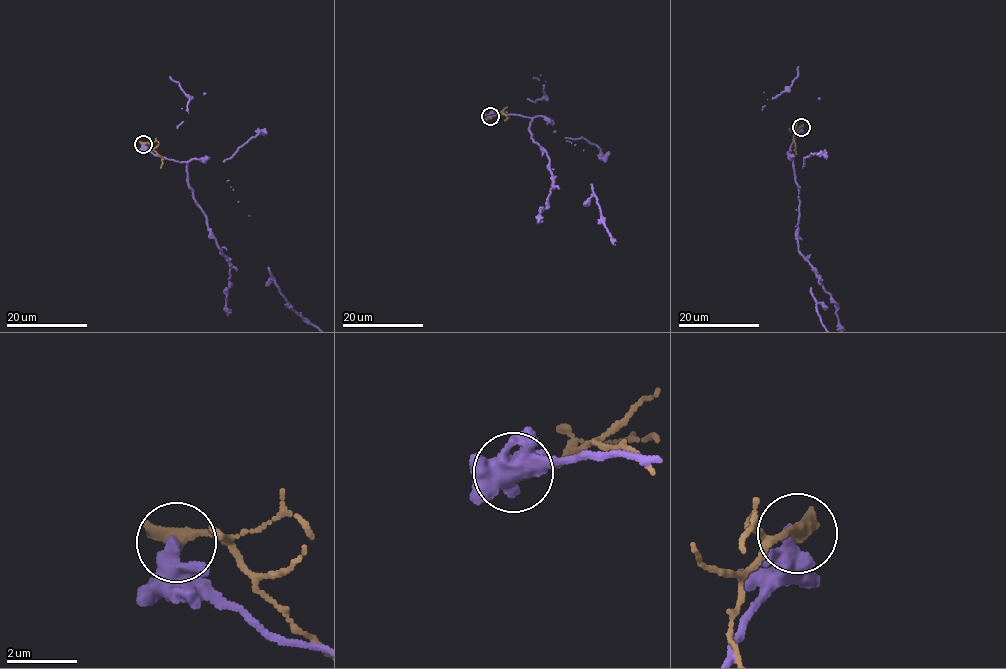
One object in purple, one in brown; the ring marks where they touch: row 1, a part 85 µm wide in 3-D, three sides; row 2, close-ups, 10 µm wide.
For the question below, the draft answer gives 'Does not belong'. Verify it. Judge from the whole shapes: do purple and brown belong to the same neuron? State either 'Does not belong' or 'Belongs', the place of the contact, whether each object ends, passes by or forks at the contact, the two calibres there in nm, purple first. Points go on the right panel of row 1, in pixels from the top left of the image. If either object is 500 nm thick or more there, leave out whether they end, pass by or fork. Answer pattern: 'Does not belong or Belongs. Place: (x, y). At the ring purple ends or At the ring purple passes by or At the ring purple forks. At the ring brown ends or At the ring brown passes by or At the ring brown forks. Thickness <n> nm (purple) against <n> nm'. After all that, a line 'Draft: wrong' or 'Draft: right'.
Does not belong. Place: (801, 127). Thickness 500 nm (purple) against 460 nm
Draft: right

